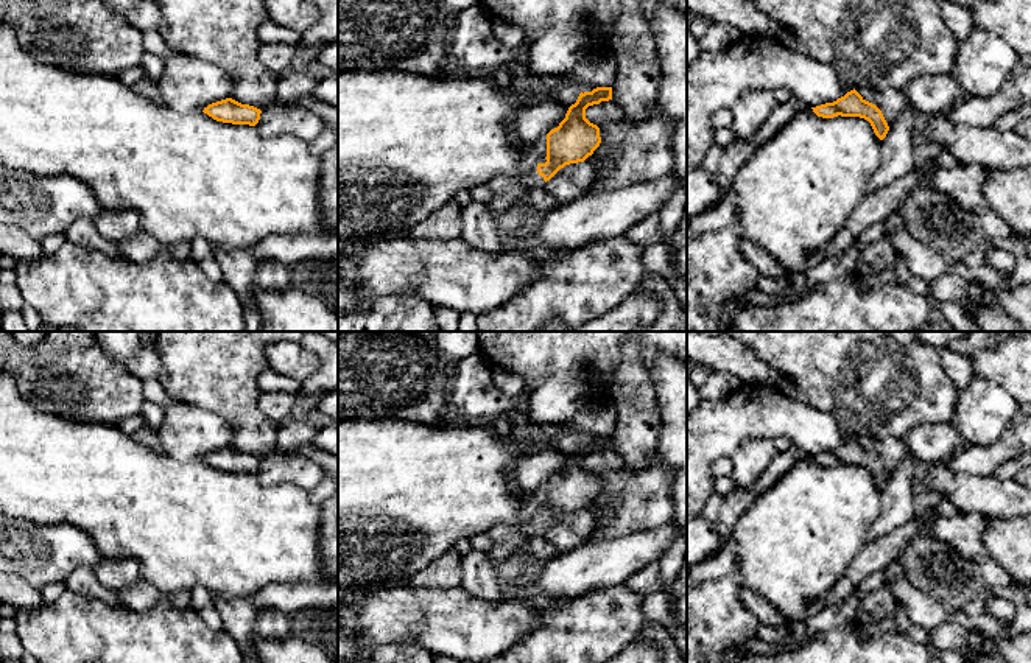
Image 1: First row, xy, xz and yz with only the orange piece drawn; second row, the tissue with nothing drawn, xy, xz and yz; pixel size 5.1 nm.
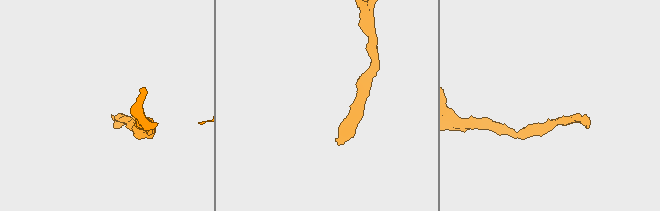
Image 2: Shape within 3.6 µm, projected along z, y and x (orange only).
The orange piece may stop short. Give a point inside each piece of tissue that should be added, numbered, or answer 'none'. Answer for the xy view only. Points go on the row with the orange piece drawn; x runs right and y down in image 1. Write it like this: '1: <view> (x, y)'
none

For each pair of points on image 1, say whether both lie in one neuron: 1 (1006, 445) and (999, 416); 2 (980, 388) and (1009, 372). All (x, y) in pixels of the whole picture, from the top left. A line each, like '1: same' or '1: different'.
1: different
2: different

